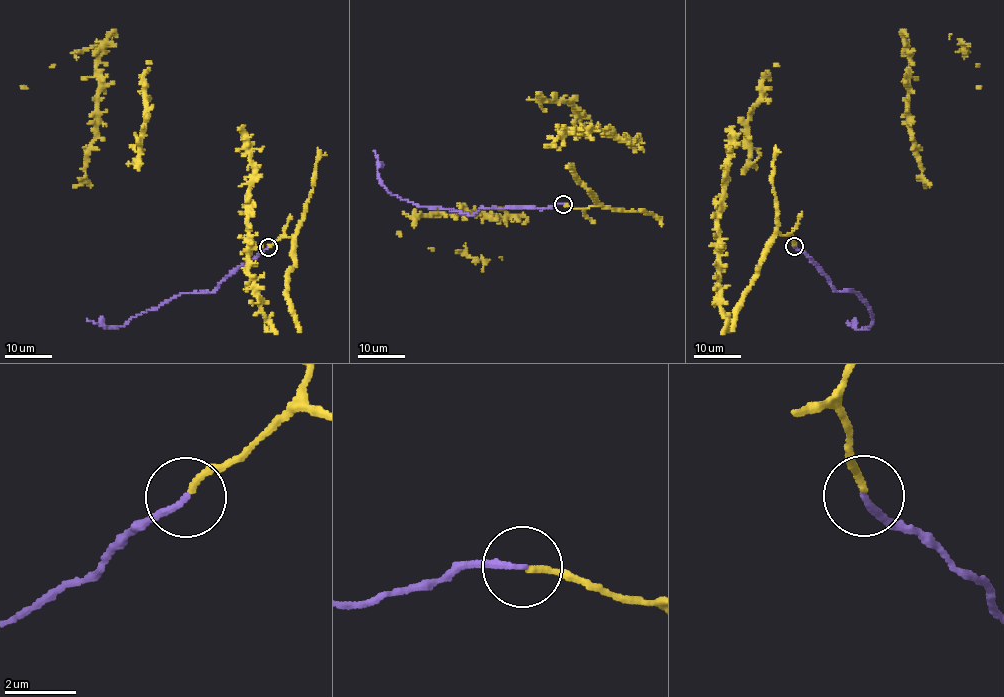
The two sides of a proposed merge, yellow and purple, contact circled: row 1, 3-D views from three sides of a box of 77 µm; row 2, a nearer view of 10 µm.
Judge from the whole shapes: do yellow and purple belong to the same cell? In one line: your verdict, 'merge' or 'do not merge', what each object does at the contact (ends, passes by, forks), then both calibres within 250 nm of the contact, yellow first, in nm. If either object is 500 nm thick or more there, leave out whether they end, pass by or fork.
merge; yellow ends; purple ends; calibres 160 and 180 nm

